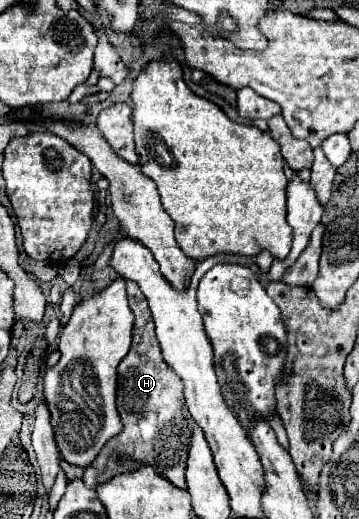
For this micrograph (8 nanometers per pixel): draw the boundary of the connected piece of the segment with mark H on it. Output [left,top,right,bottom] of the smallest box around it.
[84,279,190,489]

